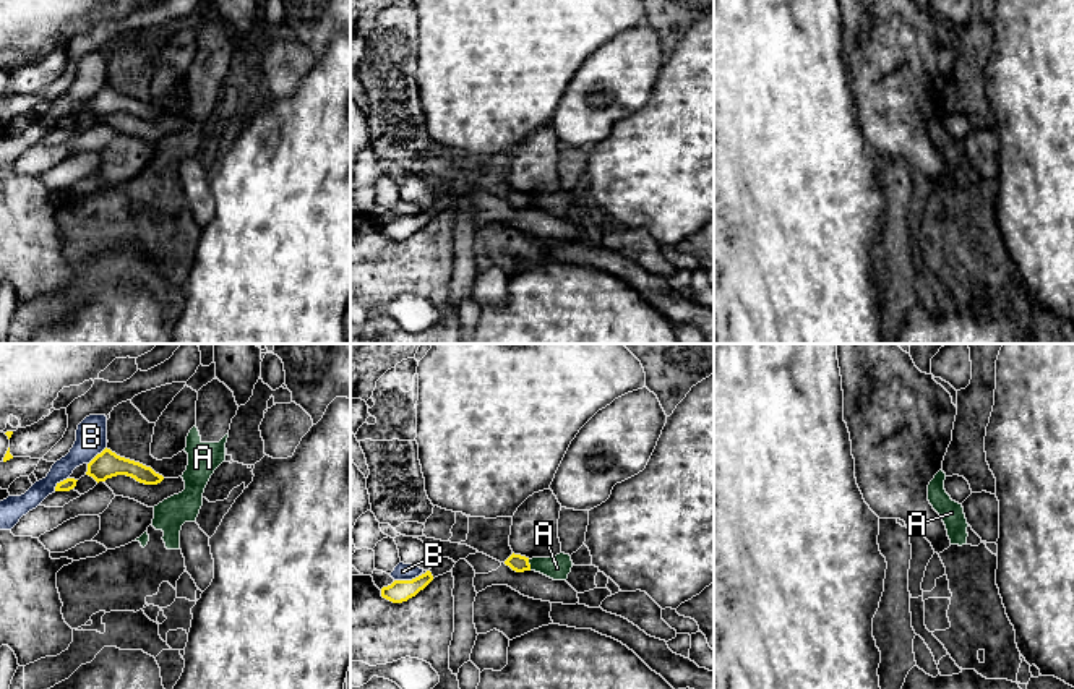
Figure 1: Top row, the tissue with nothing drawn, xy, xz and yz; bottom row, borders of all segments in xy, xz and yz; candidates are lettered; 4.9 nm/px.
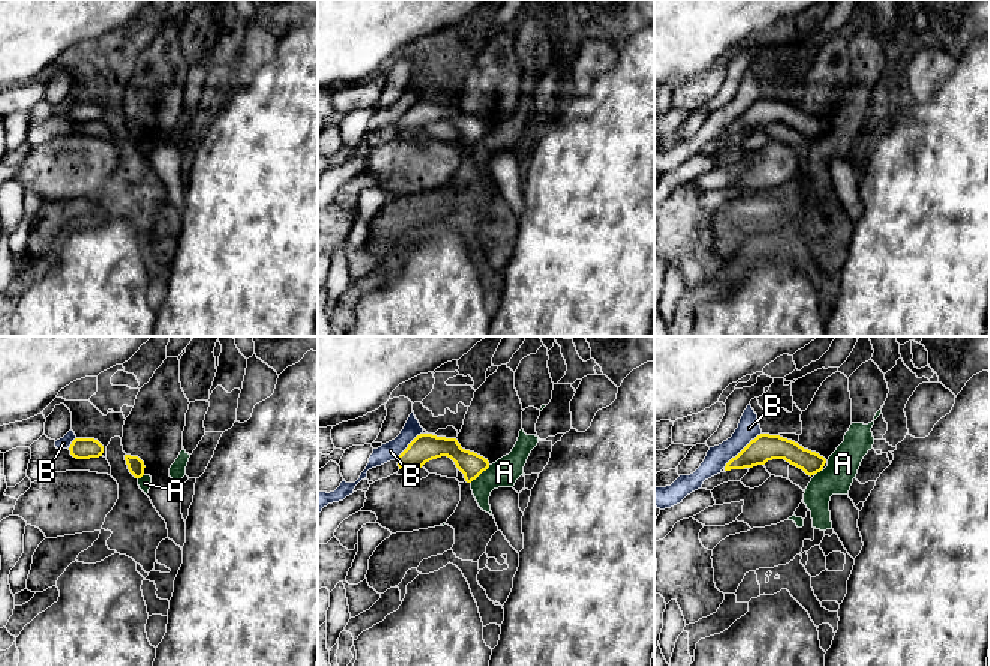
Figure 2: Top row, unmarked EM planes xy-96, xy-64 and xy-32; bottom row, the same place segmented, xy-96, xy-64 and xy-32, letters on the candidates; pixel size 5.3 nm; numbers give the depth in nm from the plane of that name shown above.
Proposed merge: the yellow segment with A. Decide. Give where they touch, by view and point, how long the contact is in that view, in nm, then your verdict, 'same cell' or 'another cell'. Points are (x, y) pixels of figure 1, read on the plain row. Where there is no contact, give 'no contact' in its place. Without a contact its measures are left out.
contact xz (529, 201); length 60 nm; another cell

